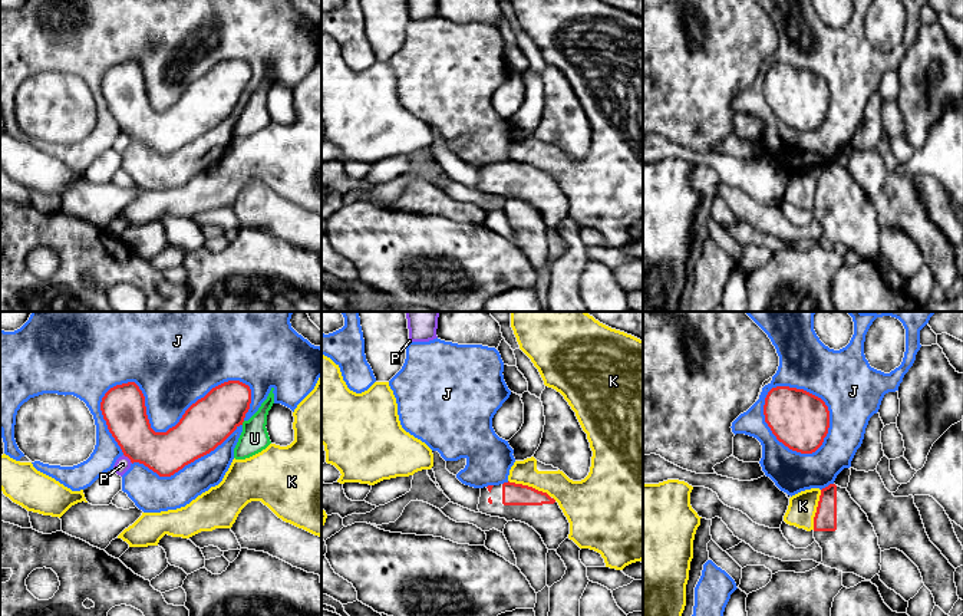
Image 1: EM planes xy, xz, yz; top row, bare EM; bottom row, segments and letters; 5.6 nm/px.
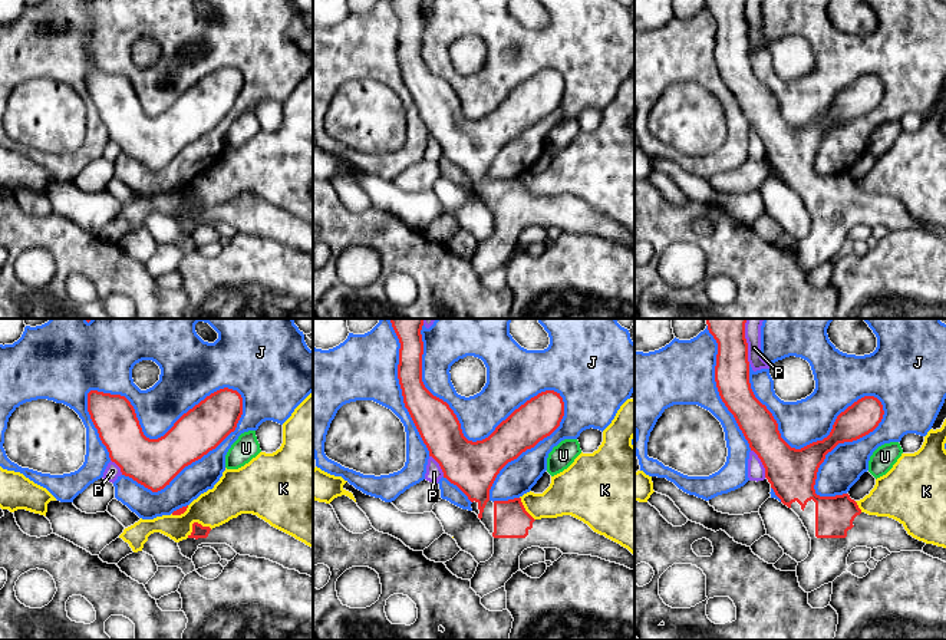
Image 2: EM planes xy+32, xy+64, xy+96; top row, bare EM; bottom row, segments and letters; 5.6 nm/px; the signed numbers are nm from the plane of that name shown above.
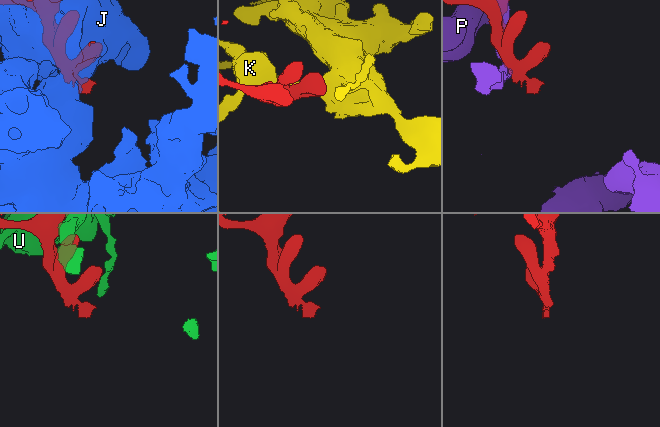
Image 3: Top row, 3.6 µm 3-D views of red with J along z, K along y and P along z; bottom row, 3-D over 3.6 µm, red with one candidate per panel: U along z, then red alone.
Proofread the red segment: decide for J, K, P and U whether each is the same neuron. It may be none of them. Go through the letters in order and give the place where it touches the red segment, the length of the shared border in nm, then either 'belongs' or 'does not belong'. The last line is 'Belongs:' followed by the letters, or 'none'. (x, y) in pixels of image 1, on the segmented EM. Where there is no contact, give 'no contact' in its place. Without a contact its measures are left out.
J: xy (158, 432) | 850 nm | does not belong
K: xz (530, 487) | 260 nm | does not belong
P: xy (128, 457) | 80 nm | does not belong
U: xy (243, 421) | 30 nm | does not belong
Belongs: none

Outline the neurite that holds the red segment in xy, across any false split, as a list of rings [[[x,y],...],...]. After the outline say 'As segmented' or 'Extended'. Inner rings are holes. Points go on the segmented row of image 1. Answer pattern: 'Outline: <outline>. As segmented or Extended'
Outline: [[[228,381],[192,403],[175,426],[155,432],[142,391],[135,382],[128,382],[105,393],[100,411],[109,432],[132,464],[144,464],[159,477],[171,477],[221,445],[243,425],[250,403],[250,386]]]. As segmented

